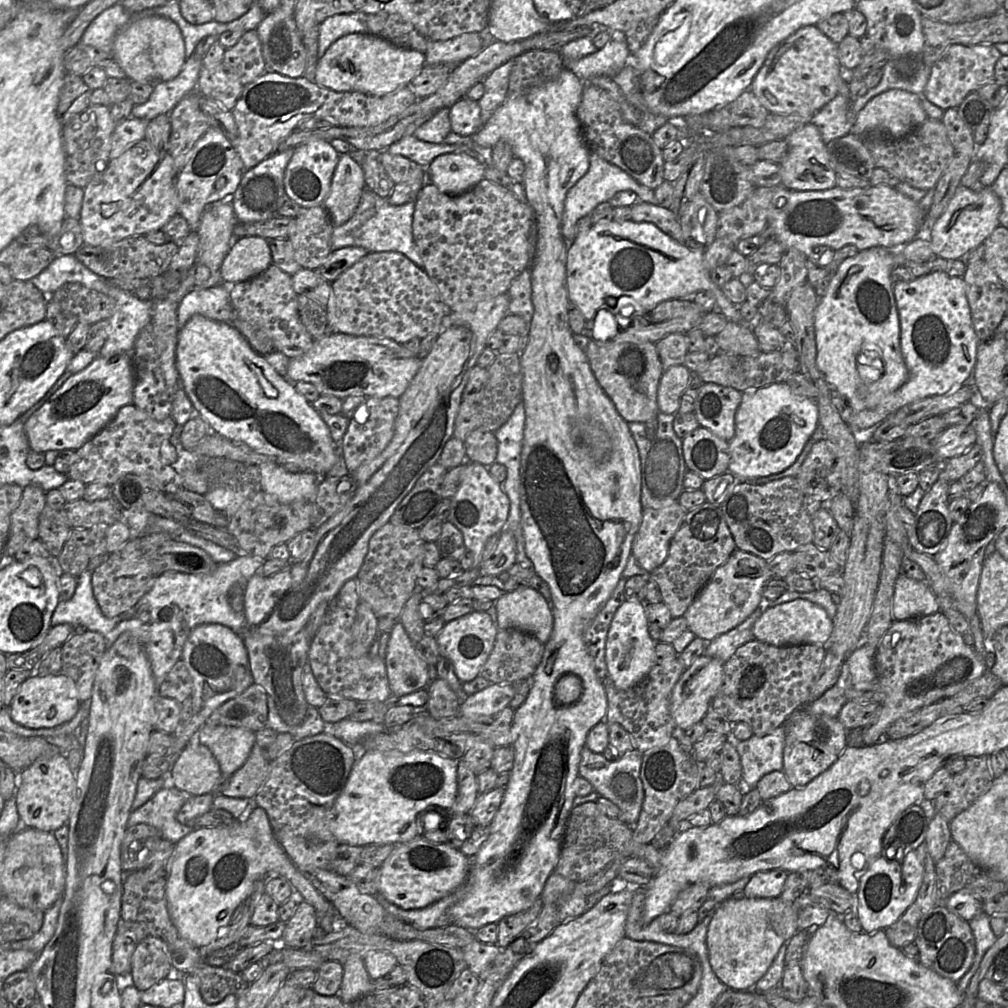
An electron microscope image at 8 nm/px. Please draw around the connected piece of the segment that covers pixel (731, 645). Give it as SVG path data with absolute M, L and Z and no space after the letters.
M763 606L758 607L741 624L707 642L704 654L723 663L728 661L740 646L755 639L753 625L764 610Z

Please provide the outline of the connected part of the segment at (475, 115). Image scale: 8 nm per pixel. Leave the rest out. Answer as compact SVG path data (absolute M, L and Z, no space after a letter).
M466 97L450 108L449 118L451 132L462 137L473 137L483 127L479 103Z

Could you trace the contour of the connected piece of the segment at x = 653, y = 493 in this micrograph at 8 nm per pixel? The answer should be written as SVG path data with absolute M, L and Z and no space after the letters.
M659 412L658 427L654 439L646 438L645 423L630 422L628 428L637 446L641 468L641 505L643 509L659 509L678 501L684 490L684 475L688 471L682 450L682 439L673 429L675 415Z

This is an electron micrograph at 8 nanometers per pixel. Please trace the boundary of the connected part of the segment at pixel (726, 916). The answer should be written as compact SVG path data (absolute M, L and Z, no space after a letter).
M780 897L726 899L715 907L707 932L712 970L728 988L752 990L769 969L780 947L798 930L797 915L792 904Z

